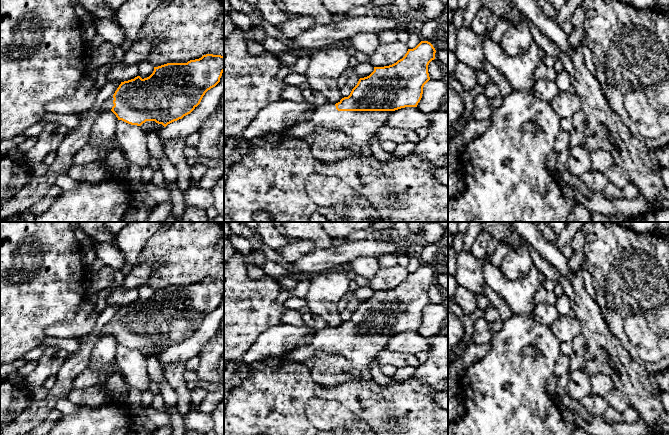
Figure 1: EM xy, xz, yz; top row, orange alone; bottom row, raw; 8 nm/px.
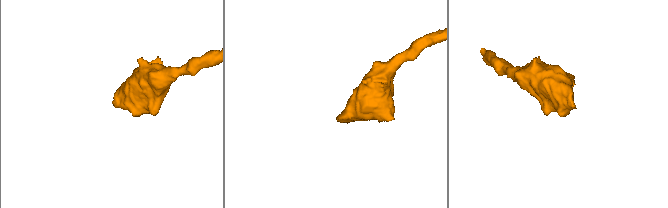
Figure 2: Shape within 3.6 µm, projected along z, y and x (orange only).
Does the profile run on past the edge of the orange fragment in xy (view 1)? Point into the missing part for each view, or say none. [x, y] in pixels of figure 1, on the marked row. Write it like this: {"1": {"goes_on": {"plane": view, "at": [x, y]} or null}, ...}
{"1": {"goes_on": {"plane": "xy", "at": [107, 106]}}}

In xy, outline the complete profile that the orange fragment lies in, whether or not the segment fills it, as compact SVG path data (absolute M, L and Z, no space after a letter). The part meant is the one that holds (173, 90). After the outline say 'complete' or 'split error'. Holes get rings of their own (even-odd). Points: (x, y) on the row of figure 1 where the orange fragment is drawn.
M213 54L187 63L167 63L154 67L153 73L147 78L137 76L121 82L114 95L102 105L100 114L111 110L118 120L131 125L141 126L146 121L155 121L166 127L190 114L205 93L220 82L223 72L224 56Z | split error

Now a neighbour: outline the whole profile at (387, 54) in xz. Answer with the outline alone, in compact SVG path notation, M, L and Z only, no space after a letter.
M398 40L390 44L380 45L370 56L373 67L384 67L396 63L402 59L408 51L407 43Z

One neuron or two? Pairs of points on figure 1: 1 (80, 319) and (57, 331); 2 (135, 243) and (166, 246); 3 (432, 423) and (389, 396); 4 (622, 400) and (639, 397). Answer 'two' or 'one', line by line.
1: one
2: two
3: one
4: two

